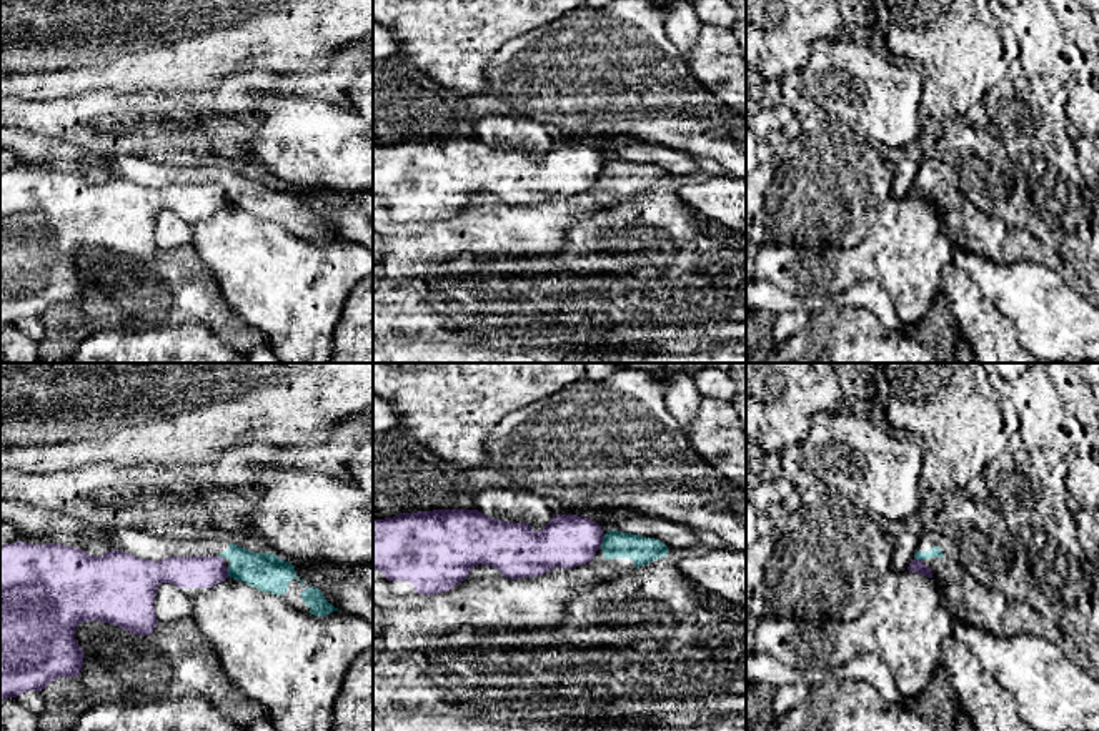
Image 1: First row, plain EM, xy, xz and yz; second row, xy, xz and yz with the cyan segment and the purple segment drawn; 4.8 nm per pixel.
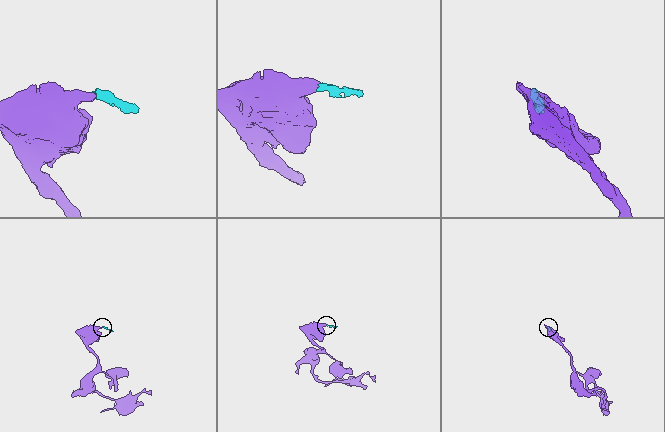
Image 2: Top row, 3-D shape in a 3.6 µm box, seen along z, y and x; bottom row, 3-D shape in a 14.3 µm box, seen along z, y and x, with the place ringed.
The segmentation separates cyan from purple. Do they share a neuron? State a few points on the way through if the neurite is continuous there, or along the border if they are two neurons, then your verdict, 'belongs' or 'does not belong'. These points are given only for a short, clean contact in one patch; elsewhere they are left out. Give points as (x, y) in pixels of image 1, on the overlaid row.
border along xz (605, 535), (600, 547); does not belong

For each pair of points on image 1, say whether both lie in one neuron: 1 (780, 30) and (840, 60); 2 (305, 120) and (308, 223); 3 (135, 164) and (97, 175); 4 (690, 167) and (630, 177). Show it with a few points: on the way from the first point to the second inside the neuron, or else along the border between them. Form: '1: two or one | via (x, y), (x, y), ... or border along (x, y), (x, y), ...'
1: two | border along (845, 32), (820, 37), (793, 79)
2: two | border along (270, 174), (282, 179), (293, 193)
3: two | border along (95, 152), (110, 157), (104, 179)
4: two | border along (626, 160), (658, 165), (670, 175)

